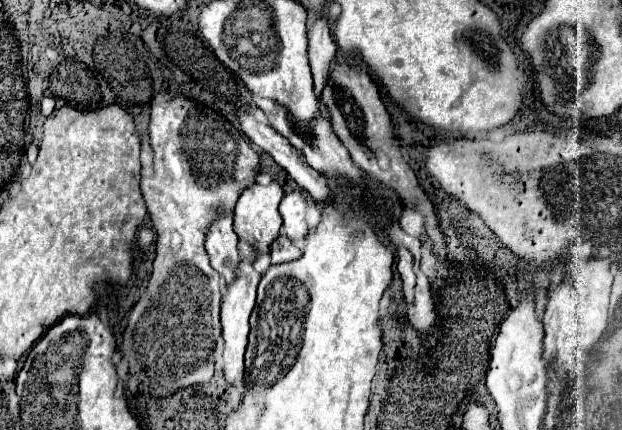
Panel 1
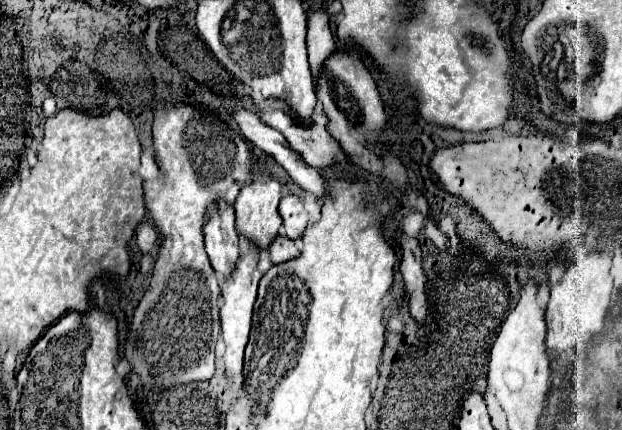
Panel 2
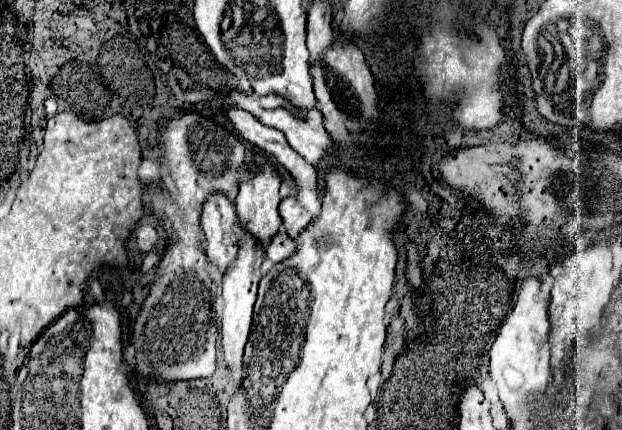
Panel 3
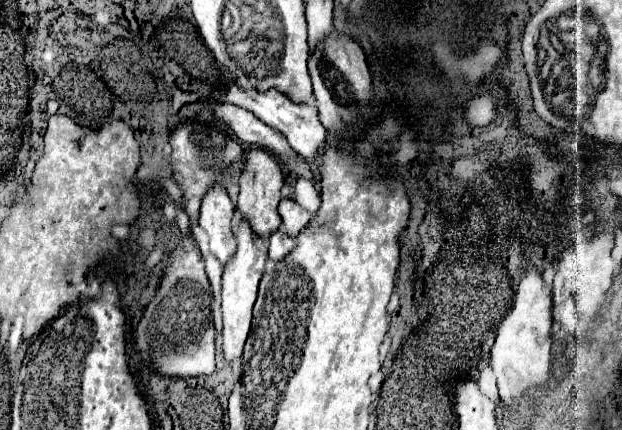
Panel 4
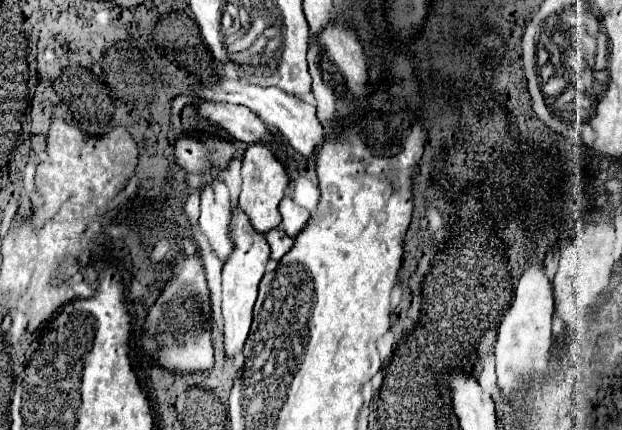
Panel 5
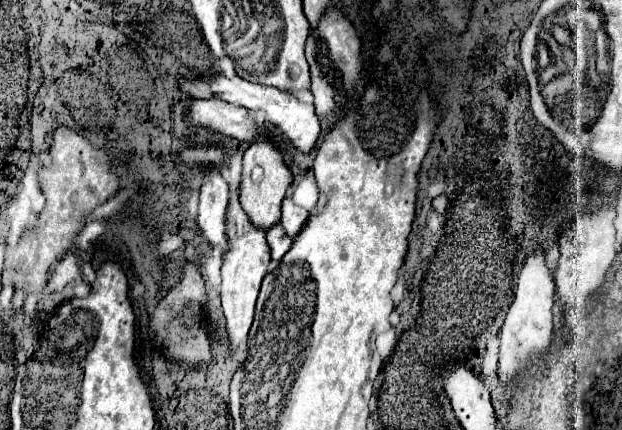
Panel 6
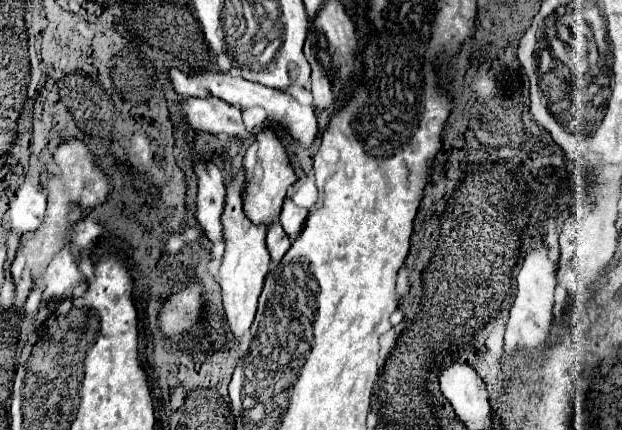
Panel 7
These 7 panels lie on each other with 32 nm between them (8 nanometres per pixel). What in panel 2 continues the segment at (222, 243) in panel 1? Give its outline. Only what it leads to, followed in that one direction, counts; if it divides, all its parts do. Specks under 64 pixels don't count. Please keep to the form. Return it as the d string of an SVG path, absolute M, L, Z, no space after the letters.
M218 204L210 208L210 220L204 226L206 236L206 252L210 256L212 268L224 276L230 278L238 254L238 232L234 230L234 208L226 204Z

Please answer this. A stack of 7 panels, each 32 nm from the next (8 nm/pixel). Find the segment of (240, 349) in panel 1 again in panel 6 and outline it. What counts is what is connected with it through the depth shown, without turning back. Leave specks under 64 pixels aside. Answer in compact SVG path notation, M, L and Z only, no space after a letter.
M226 176L228 184L232 182L232 192L230 192L230 206L228 206L228 242L230 242L230 250L224 256L224 264L222 264L222 310L224 310L224 318L226 318L226 332L228 332L228 342L230 342L230 352L236 352L236 348L240 348L246 338L248 338L248 330L252 324L252 316L254 316L254 304L258 298L258 290L260 290L260 282L266 274L266 266L270 262L270 248L266 242L266 232L258 230L252 226L252 222L248 220L248 216L244 214L244 210L240 208L238 202L238 180L234 182L232 176Z

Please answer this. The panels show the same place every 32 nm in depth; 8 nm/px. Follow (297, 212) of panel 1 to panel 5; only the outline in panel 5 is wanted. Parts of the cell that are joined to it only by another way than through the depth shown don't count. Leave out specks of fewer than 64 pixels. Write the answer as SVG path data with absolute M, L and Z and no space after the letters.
M284 198L280 202L280 214L282 214L282 230L294 238L310 220L310 212L302 206L298 206L292 198Z

